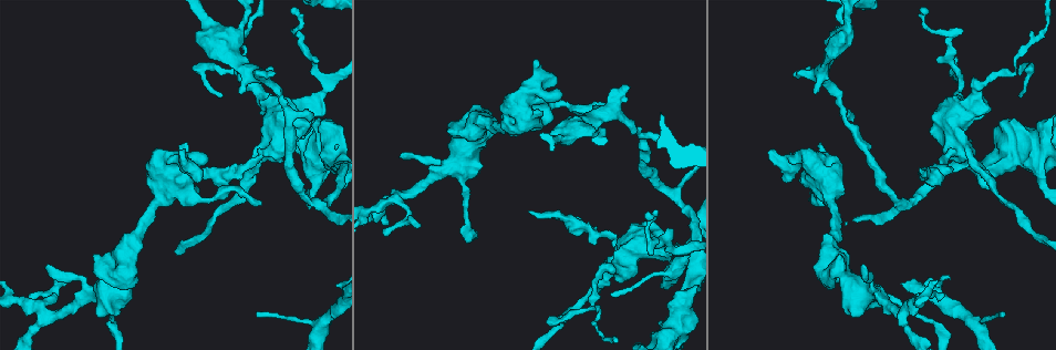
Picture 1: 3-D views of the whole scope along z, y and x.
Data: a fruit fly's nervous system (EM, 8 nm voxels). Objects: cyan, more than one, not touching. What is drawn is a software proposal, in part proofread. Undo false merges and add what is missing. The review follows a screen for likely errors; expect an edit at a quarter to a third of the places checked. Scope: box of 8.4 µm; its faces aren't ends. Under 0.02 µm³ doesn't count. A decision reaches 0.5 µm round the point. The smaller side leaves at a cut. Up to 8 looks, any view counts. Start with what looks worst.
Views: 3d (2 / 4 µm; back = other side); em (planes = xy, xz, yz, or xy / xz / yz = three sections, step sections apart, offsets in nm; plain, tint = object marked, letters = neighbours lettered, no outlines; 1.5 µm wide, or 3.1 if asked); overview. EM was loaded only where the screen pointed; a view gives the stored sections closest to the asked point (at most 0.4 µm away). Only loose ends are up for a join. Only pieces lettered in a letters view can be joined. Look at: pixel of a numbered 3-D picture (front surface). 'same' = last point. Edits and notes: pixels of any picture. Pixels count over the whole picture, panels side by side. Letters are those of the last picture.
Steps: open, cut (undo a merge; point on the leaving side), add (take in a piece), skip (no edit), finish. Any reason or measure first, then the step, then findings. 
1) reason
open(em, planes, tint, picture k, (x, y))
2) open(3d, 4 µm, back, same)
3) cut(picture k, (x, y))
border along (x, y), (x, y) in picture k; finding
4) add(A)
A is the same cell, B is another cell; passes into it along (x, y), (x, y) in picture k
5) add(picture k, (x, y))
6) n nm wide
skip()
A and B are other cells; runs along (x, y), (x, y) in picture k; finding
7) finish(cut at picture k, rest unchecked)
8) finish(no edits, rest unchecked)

thin end
open(3d, 4 µm, picture 1, (611, 292))

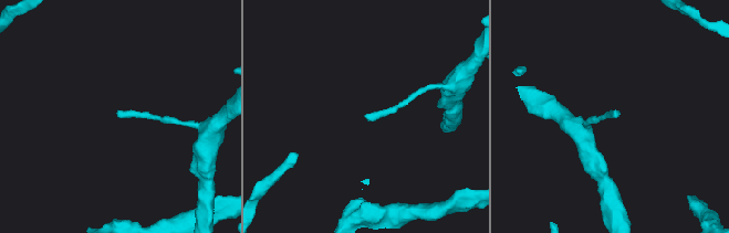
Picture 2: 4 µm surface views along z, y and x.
shape alone is not enough
open(em, planes, letters, picture 2, (366, 116))

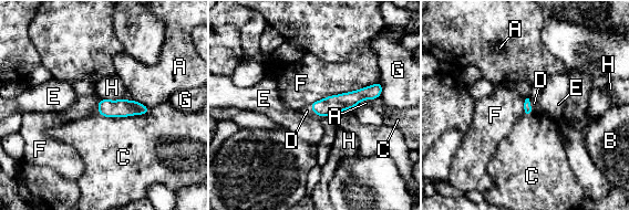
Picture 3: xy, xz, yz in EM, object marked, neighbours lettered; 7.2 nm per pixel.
add(D)
D is the same cell, A, B, C, E, F, G and H are other cells; it goes on there

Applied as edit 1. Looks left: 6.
a fork
open(em, planes, tint, picture 1, (678, 251))

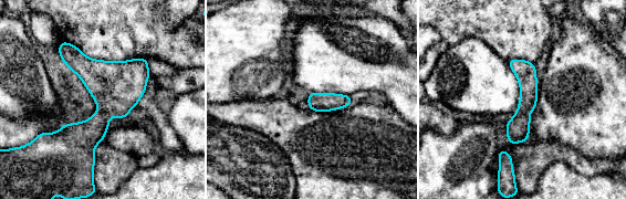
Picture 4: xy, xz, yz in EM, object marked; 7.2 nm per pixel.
open(em, planes, letters, same)

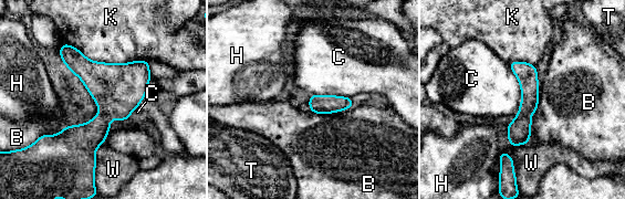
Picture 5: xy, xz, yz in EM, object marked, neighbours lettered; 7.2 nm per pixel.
skip()
B, C, H, K, T and W are other cells; runs along (522, 64), (528, 107), (513, 143) in picture 5; all the same neuron

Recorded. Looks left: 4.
thin end
open(3d, 2 µm, picture 1, (30, 295))

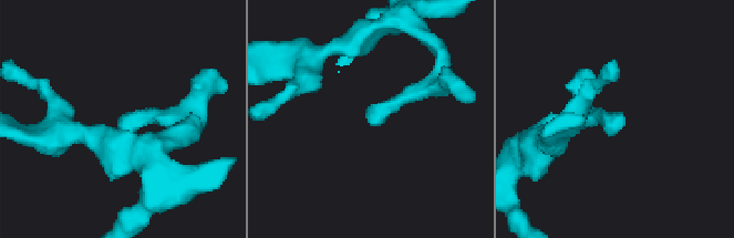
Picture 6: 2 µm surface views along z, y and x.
now the EM
open(em, planes, letters, picture 6, (366, 116))

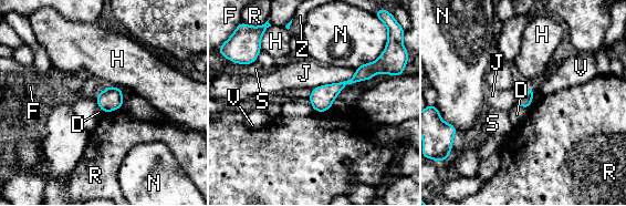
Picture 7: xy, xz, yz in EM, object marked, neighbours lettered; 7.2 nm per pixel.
add(D)
D is the same cell, F, H, J, N, R, S, V and Z are other cells; the neuron continues

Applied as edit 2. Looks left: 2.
finish(add at picture 3, add at picture 7, rest unchecked)

